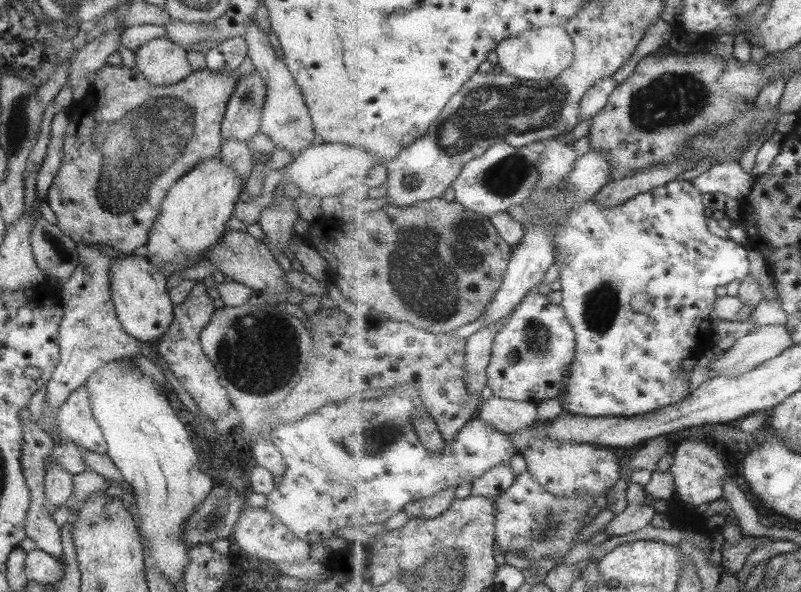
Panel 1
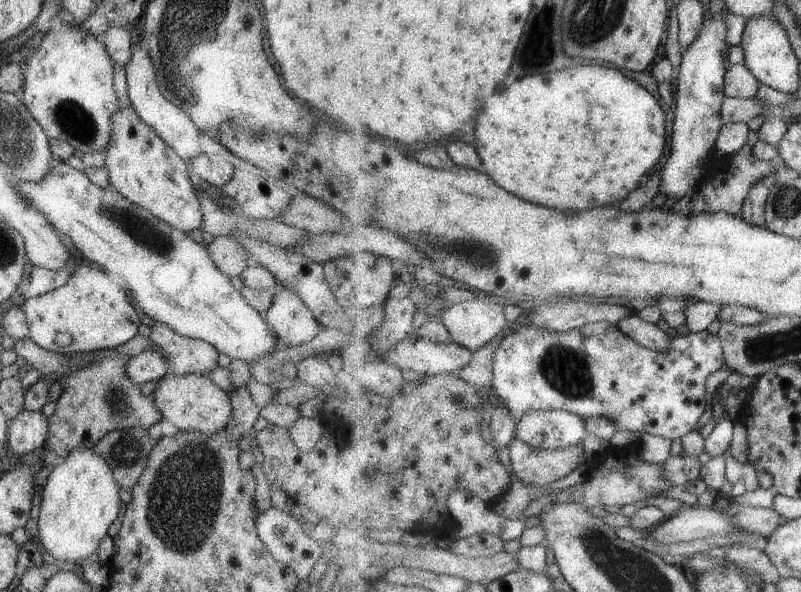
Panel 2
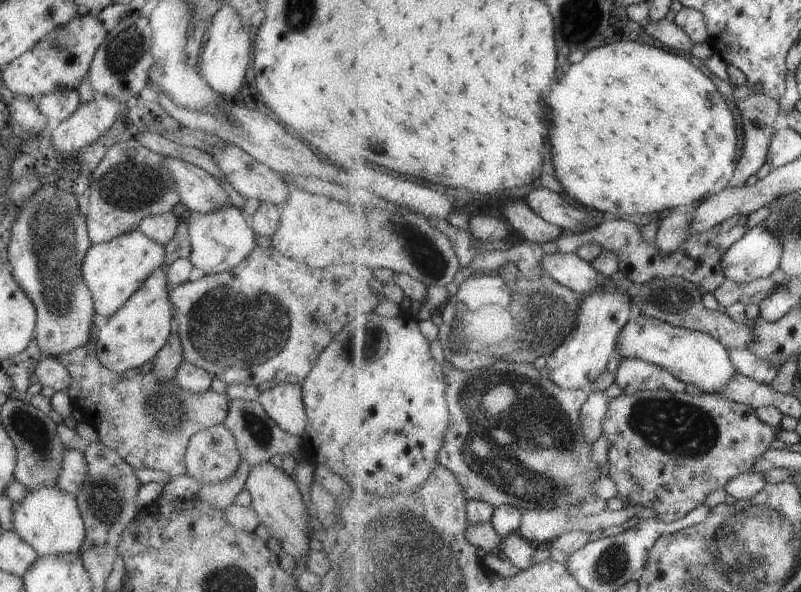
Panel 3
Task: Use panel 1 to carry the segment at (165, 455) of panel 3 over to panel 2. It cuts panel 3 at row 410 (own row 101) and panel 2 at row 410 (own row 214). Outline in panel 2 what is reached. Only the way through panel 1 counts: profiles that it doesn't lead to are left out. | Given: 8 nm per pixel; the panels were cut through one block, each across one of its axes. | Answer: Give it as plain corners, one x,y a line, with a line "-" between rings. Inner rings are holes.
91,352
93,361
87,361
77,372
72,372
66,377
60,378
59,384
62,393
58,397
53,415
48,418
48,433
43,448
57,454
59,461
64,459
73,447
92,448
97,441
108,432
125,430
133,427
141,427
147,430
162,419
161,413
155,408
152,397
146,397
140,391
140,385
133,384
124,373
125,363
129,357
117,355
111,352

